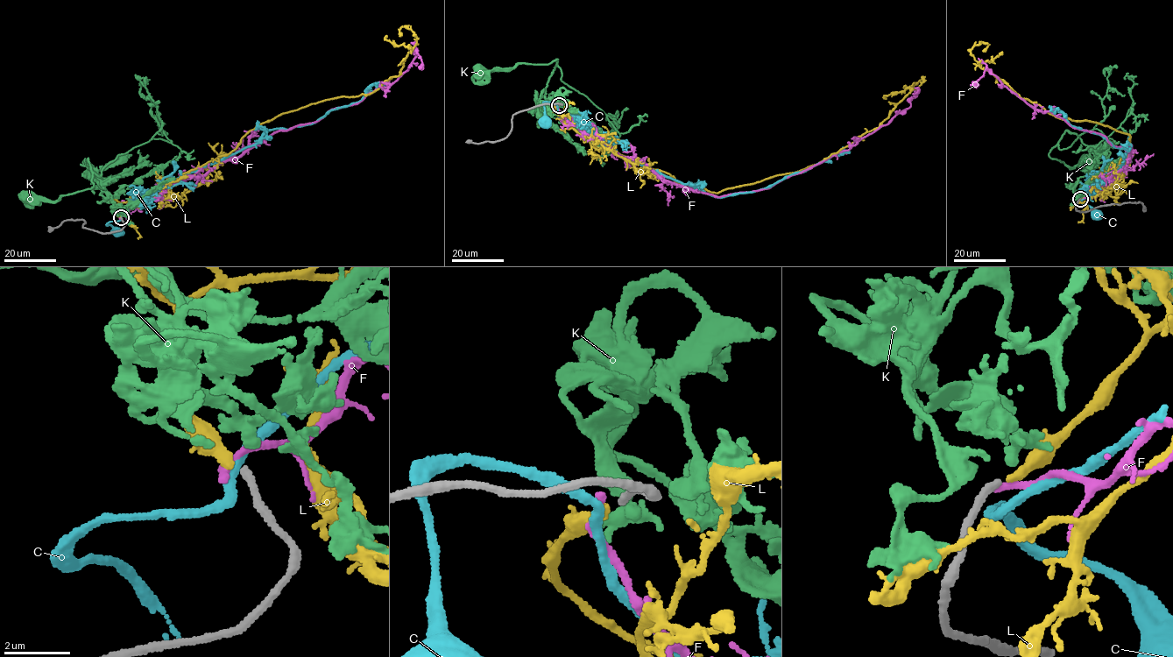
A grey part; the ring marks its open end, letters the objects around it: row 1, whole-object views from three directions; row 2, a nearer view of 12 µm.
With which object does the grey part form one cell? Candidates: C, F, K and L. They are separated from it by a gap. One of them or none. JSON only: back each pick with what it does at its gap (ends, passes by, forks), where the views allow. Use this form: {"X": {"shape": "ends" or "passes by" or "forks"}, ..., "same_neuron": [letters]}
{"L": {"shape": "ends"}, "same_neuron": ["L"]}

